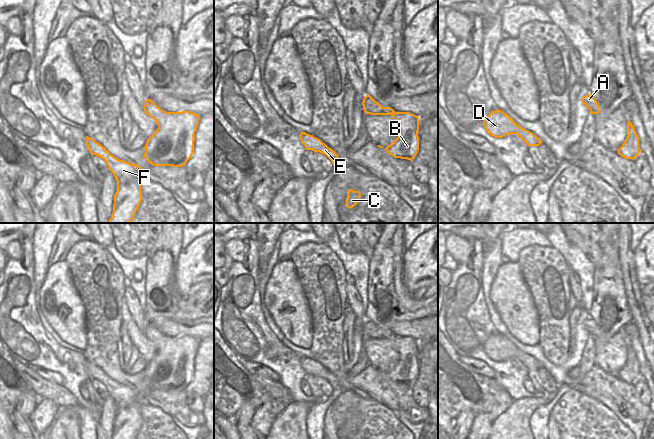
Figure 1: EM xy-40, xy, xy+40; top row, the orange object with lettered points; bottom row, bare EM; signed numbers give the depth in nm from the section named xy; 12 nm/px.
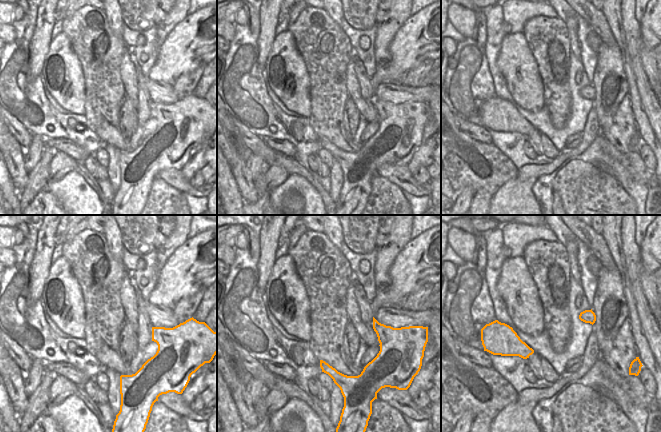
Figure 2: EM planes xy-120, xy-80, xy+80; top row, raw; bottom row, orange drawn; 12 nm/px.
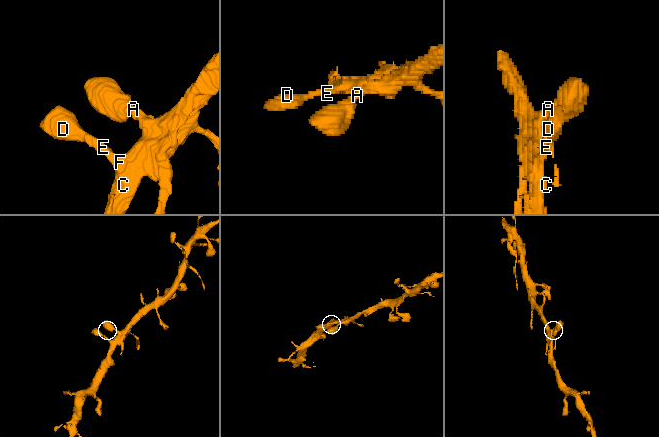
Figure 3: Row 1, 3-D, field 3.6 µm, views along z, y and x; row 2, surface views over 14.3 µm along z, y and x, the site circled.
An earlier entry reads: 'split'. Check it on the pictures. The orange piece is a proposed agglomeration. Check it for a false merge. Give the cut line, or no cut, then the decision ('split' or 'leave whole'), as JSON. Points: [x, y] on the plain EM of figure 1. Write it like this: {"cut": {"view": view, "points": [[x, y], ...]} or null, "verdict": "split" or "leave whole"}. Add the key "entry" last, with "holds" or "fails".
{"cut": null, "verdict": "leave whole", "entry": "fails"}

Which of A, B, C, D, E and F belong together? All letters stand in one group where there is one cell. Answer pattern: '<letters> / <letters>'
A B C D E F

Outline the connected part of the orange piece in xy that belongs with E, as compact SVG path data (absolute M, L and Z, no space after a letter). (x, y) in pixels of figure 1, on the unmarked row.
M301 356L299 359L301 367L306 371L306 374L312 374L315 377L320 376L326 379L332 386L333 390L343 390L337 377L329 372L320 363L314 361L313 359Z

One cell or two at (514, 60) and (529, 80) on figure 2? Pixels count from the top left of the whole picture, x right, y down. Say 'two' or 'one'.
one

